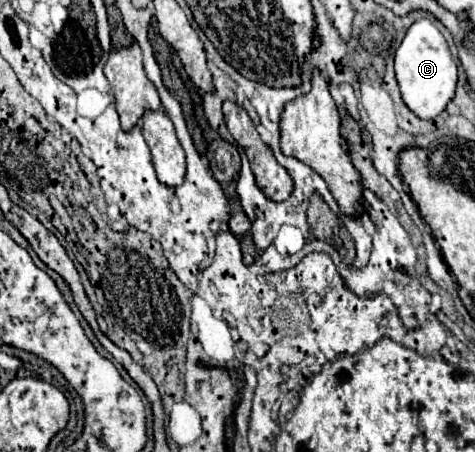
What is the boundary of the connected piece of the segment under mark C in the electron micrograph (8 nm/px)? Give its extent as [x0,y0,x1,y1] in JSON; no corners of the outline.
[395,19,457,119]

